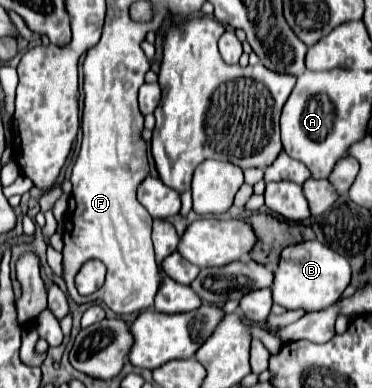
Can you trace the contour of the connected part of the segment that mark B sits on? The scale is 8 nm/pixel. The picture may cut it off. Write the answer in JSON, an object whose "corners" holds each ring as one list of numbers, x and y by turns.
{"corners":[[305,241,299,245,289,245,281,253,279,267,275,271,273,285,273,301,287,309,303,309,303,311,321,311,329,305,337,303,351,283,351,265,349,261,329,249,319,241]]}

